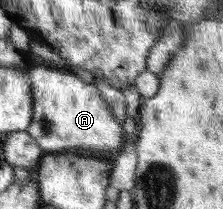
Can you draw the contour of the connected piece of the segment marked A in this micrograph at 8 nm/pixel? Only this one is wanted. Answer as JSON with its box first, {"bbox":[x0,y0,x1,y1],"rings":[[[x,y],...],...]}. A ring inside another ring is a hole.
{"bbox":[26,63,126,157],"rings":[[[29,63],[27,75],[32,92],[32,121],[26,131],[44,153],[81,152],[113,157],[123,148],[126,134],[108,110],[103,95],[93,83],[86,83],[73,71],[50,64]]]}

